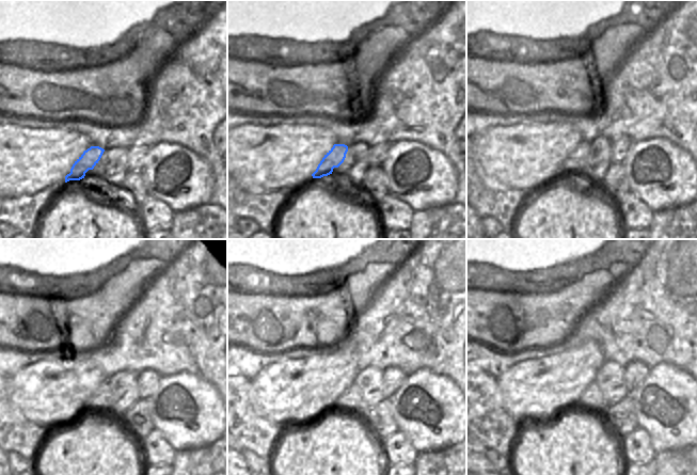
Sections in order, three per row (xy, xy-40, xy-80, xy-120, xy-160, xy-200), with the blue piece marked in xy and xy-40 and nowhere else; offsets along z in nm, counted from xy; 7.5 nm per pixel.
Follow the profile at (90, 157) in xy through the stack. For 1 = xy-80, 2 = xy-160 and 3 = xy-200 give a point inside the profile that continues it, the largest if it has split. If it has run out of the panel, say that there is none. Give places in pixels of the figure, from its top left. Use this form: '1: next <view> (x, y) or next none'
1: next xy-80 (577, 159)
2: next xy-160 (351, 397)
3: next xy-200 (591, 399)

